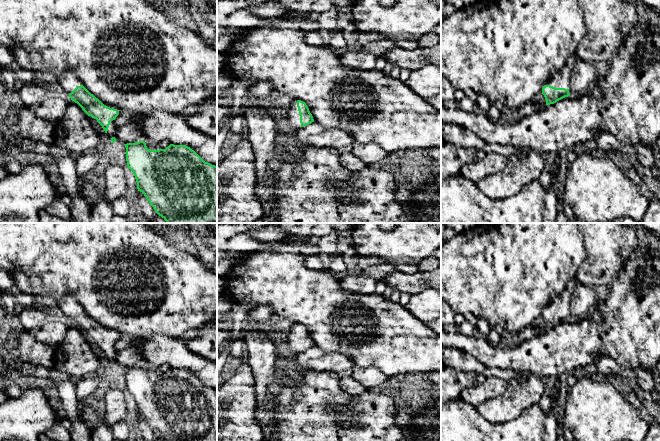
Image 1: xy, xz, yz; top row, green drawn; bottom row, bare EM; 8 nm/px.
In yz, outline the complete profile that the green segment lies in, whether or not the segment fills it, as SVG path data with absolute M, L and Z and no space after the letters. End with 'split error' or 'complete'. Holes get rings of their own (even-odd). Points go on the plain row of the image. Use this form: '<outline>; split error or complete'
M573 279L565 291L554 299L552 304L542 312L542 318L545 321L546 329L554 328L557 325L570 320L569 307L571 294L578 283L578 279Z; split error

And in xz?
M301 324L293 326L287 334L282 336L282 349L287 355L303 351L314 346L308 330Z; split error

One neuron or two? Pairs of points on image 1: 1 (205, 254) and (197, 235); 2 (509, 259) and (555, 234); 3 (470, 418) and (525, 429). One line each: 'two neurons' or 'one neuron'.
1: one neuron
2: one neuron
3: one neuron

